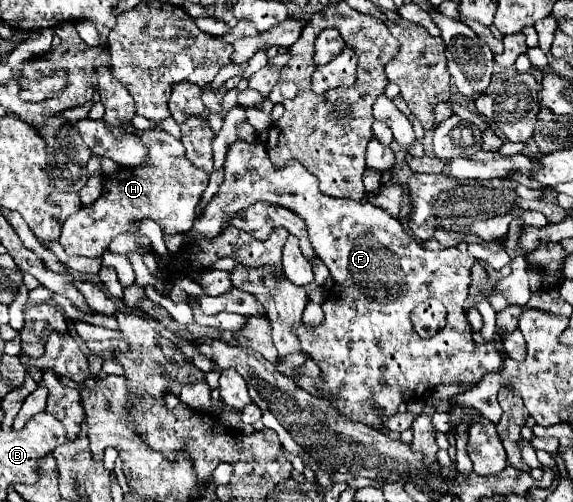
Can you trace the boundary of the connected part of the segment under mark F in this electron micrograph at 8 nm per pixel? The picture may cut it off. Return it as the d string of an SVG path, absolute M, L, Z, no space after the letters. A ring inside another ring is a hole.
M235 141L229 145L225 155L225 181L219 187L219 193L215 199L209 201L209 205L203 211L203 217L197 219L193 231L185 237L181 237L181 243L167 243L167 247L177 253L177 249L193 239L199 237L215 237L215 233L221 233L221 229L227 225L225 217L229 213L237 213L237 209L245 209L245 205L253 205L253 201L269 201L273 205L289 207L297 215L303 217L309 231L309 241L315 247L317 257L329 267L331 277L335 281L335 287L330 289L328 299L322 304L324 312L323 323L317 331L307 331L303 325L297 327L297 335L301 339L301 351L309 353L311 359L319 365L323 373L323 381L317 383L317 387L327 393L335 395L337 401L333 403L343 415L347 415L353 421L373 425L373 403L381 407L387 415L398 412L399 403L407 403L423 398L429 389L435 389L437 385L467 385L475 387L483 375L487 373L501 373L503 369L503 357L501 351L497 351L495 343L475 343L473 341L473 329L463 313L463 303L467 299L467 287L471 283L471 267L475 263L475 257L469 253L461 253L457 247L447 247L439 251L431 251L421 247L419 241L415 241L409 231L399 223L399 219L391 217L385 209L375 207L367 201L353 201L353 199L335 199L327 197L319 191L319 181L313 173L309 173L305 167L301 167L295 159L291 159L285 167L275 167L269 161L267 149L261 141ZM435 277L453 277L453 311L447 309L447 325L445 329L437 331L433 337L423 339L417 337L417 333L411 327L411 311L417 303L429 299L429 297L447 297L445 289L439 289L439 281Z

